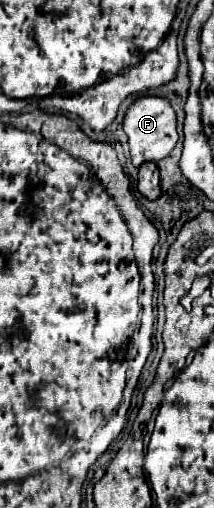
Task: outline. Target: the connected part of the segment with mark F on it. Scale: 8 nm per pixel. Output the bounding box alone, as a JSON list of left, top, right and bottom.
[124,95,178,167]

